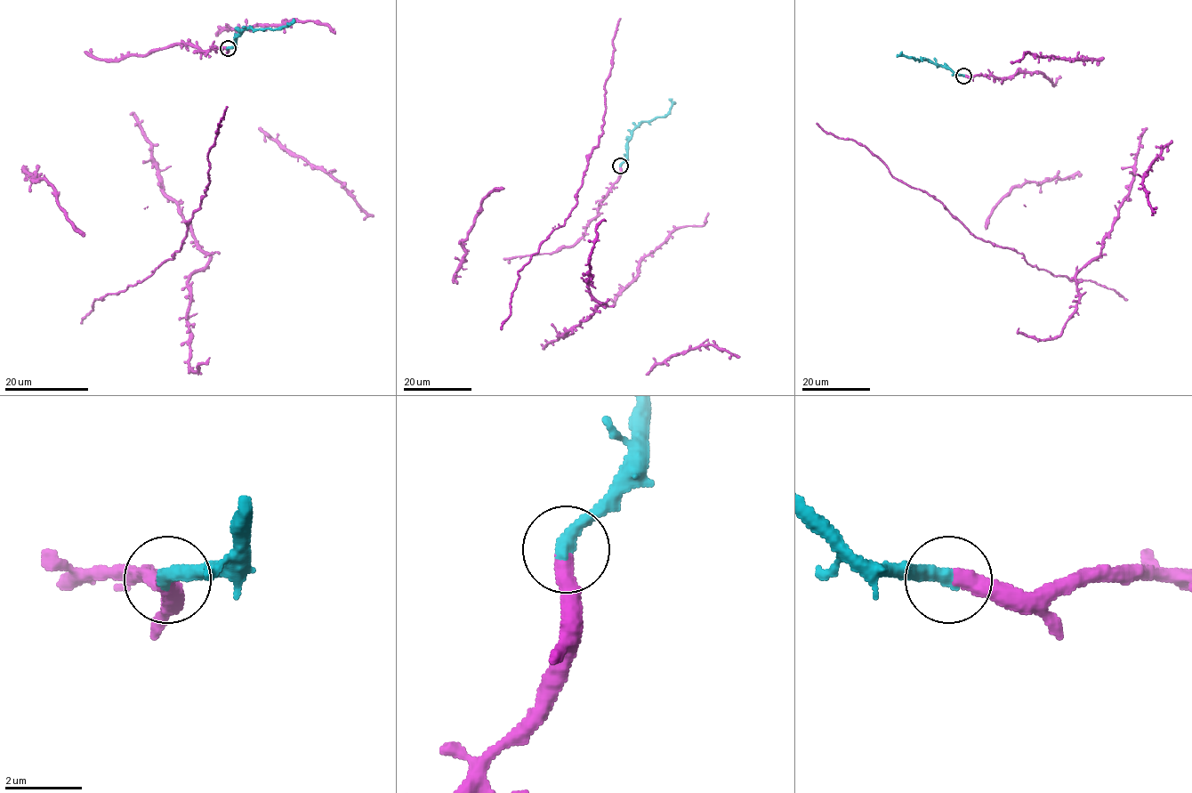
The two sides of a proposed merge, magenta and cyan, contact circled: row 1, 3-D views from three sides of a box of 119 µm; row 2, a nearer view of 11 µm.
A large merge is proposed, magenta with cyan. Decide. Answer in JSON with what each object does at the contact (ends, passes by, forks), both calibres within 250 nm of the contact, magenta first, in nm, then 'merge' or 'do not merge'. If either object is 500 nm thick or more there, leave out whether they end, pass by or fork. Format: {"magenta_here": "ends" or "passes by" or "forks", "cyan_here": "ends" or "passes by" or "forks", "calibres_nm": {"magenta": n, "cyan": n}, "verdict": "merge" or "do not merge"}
{"magenta_here": "ends", "cyan_here": "ends", "calibres_nm": {"magenta": 460, "cyan": 400}, "verdict": "merge"}

